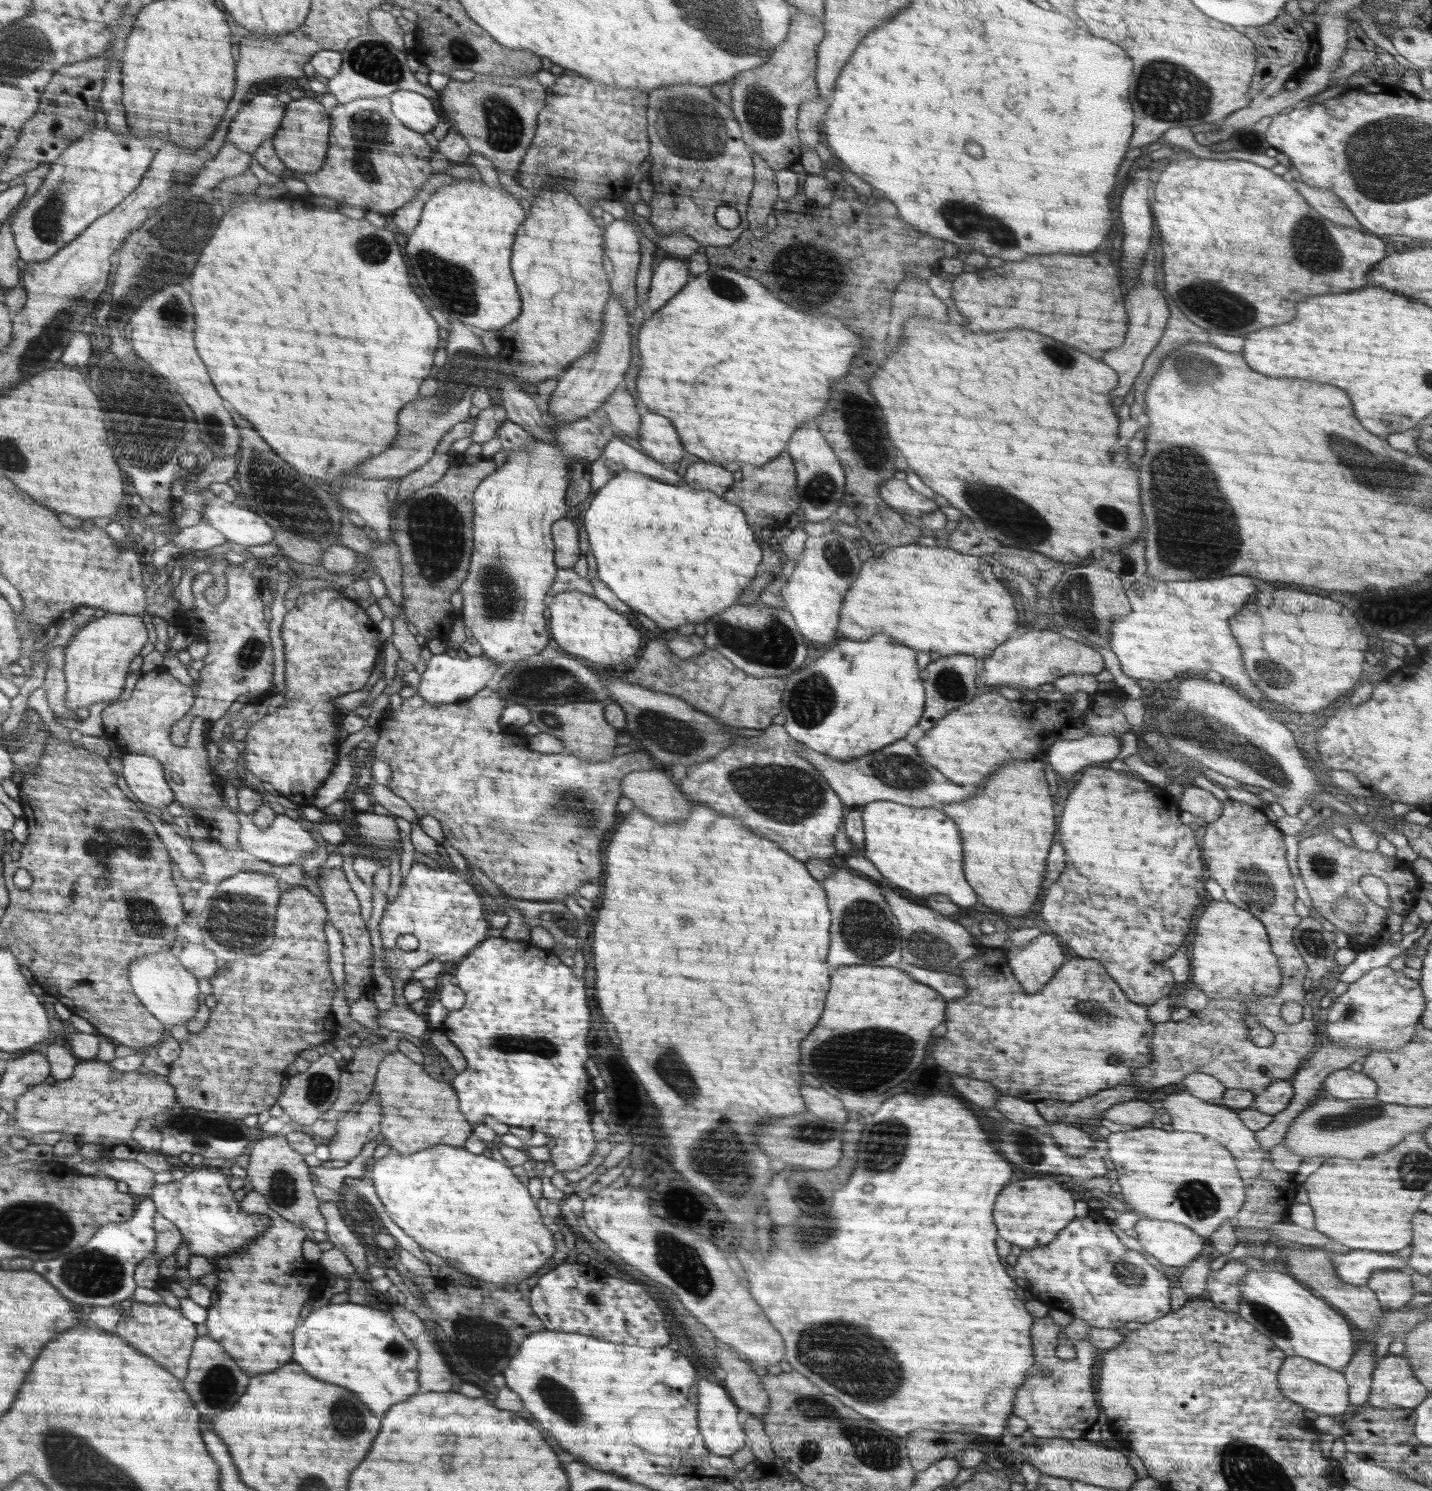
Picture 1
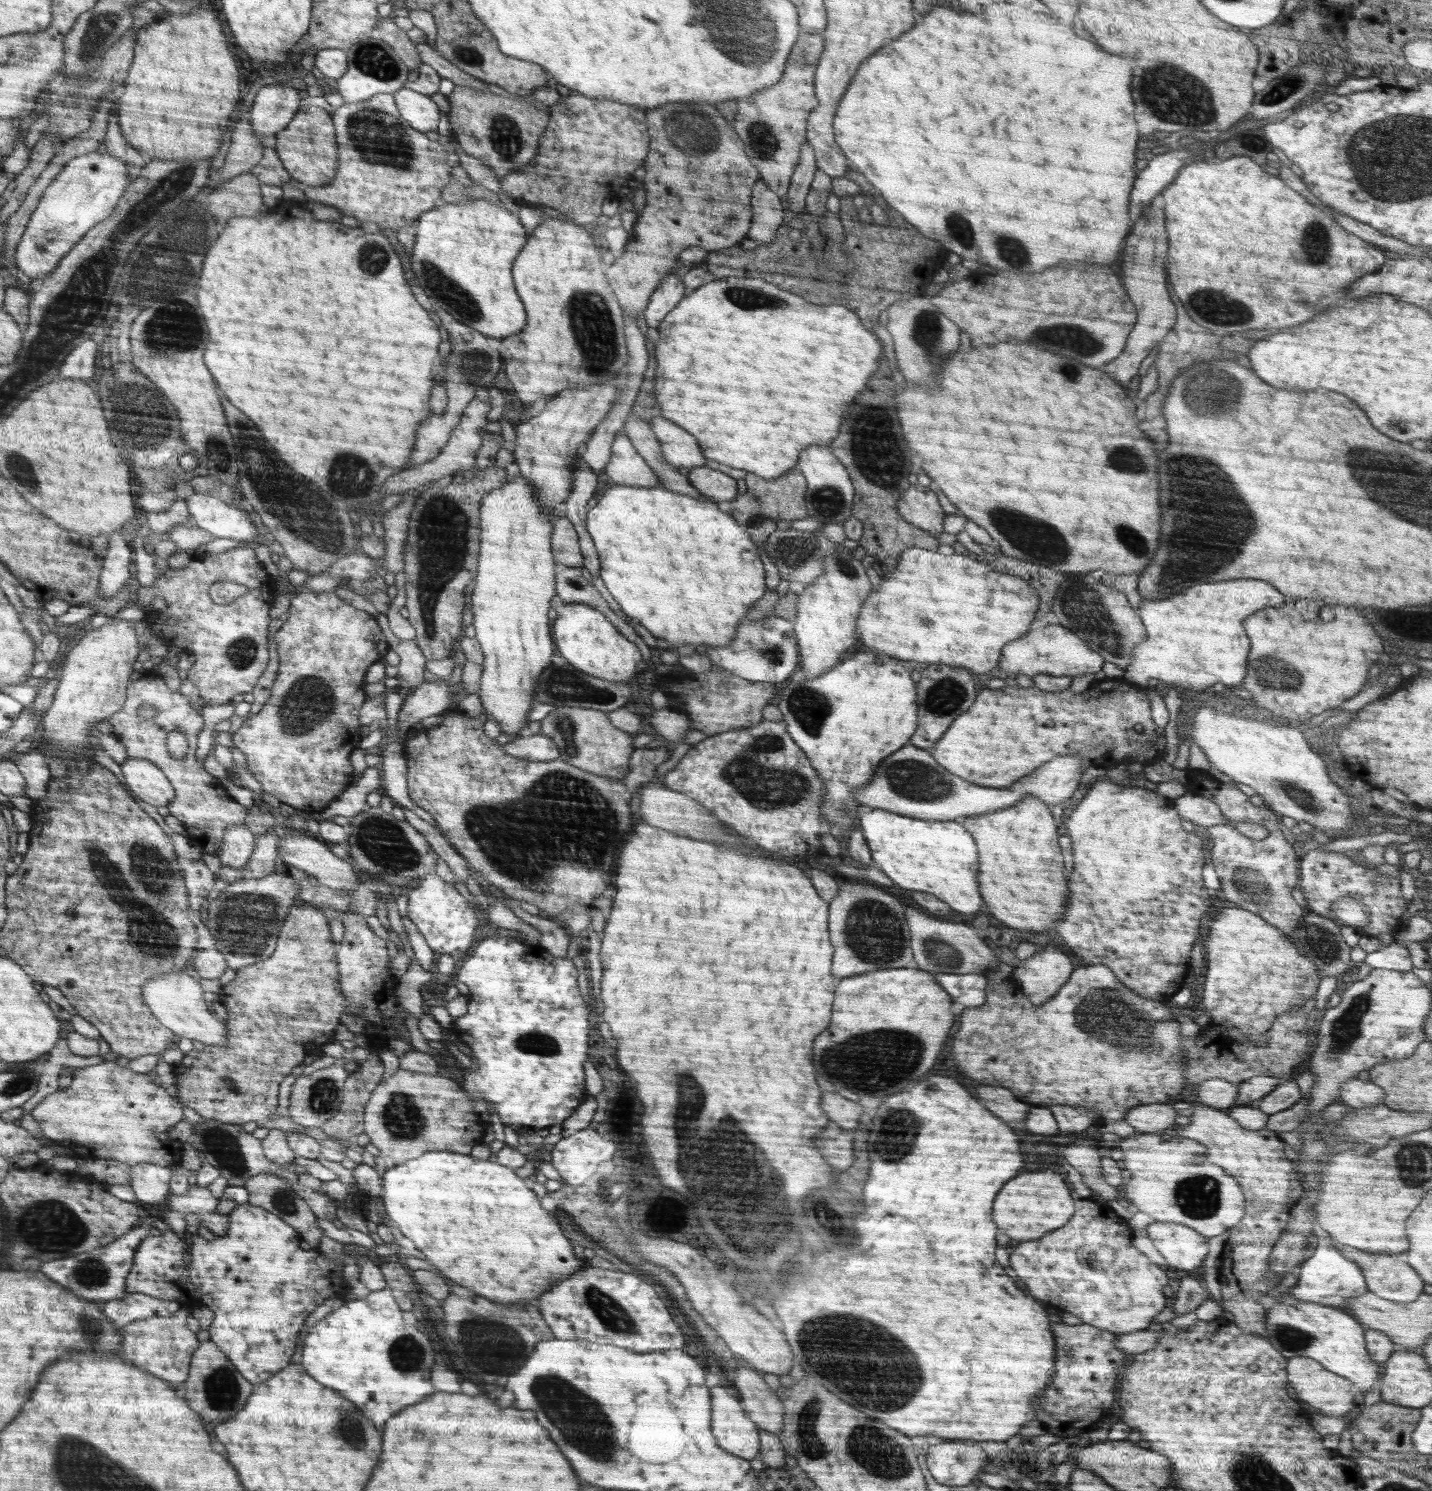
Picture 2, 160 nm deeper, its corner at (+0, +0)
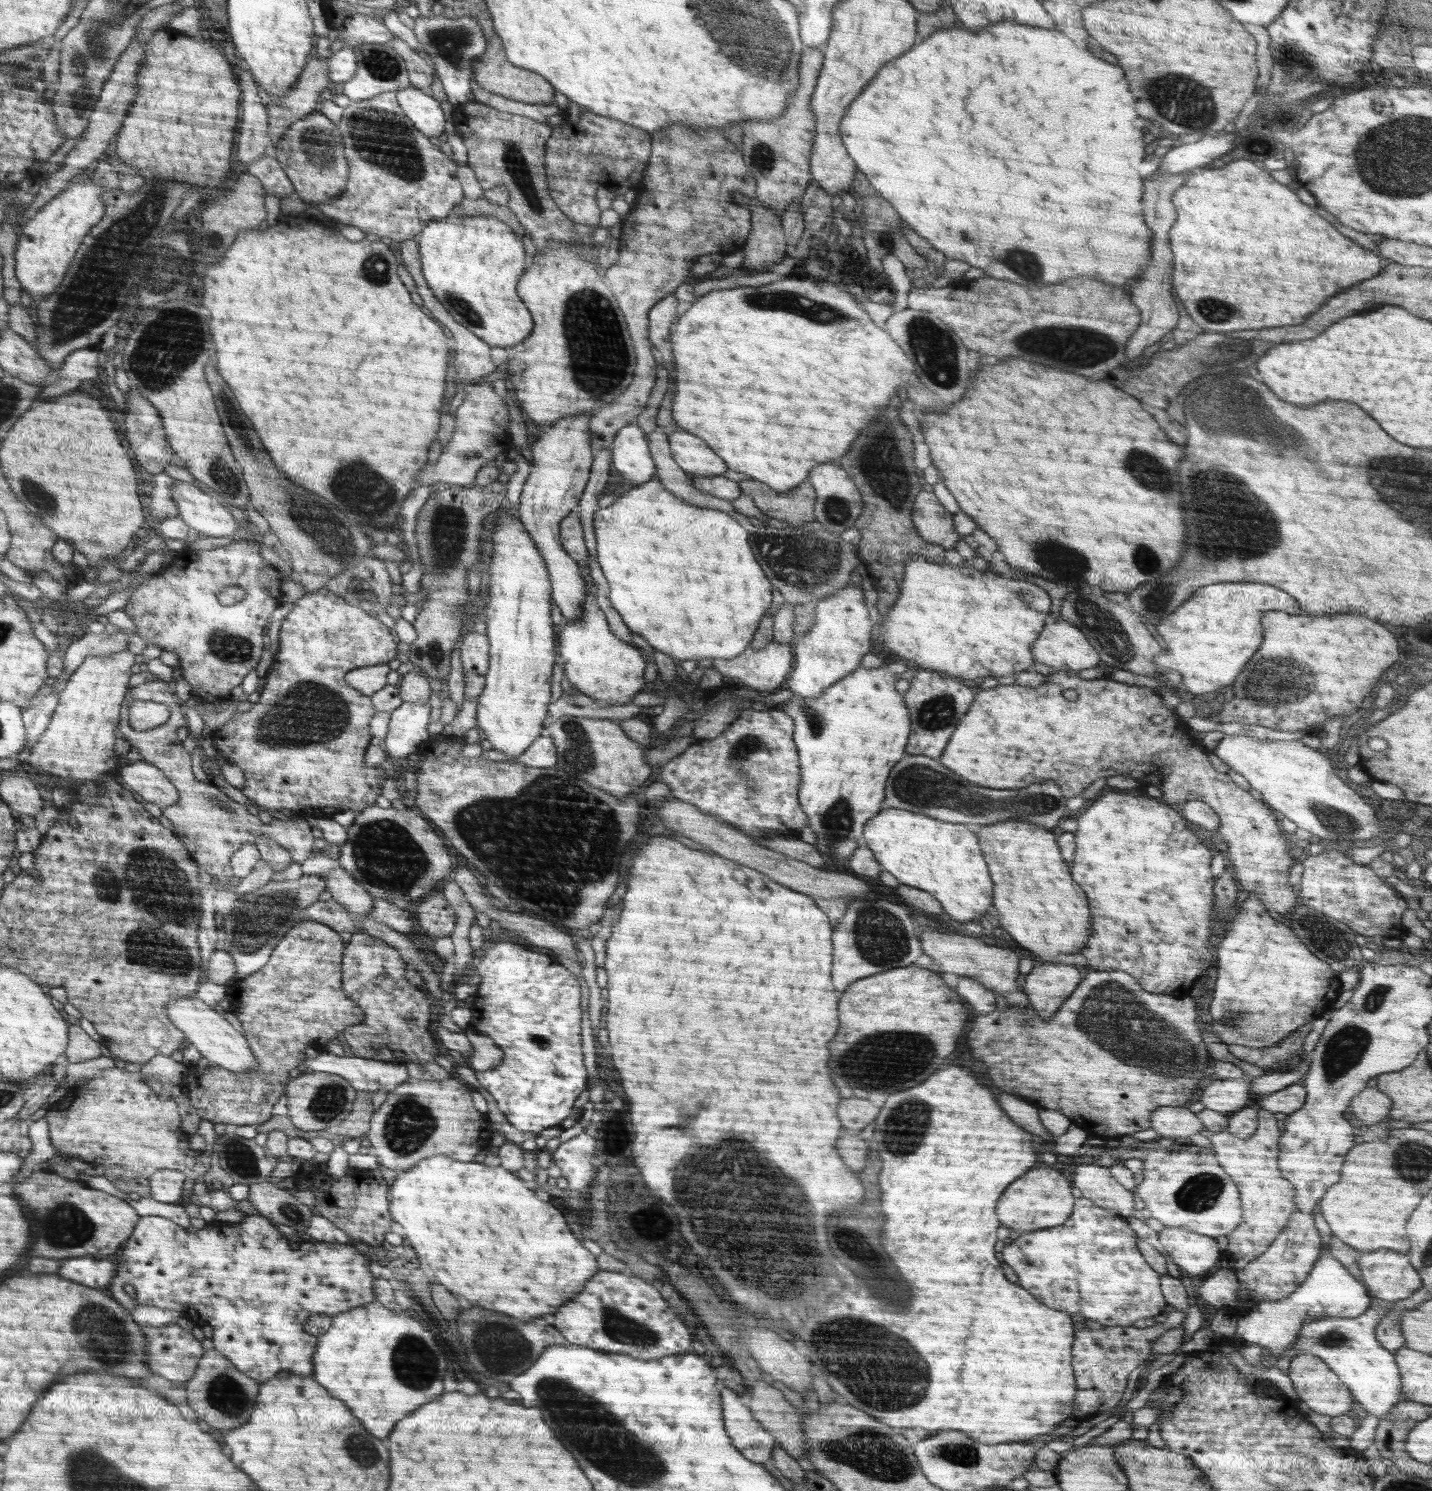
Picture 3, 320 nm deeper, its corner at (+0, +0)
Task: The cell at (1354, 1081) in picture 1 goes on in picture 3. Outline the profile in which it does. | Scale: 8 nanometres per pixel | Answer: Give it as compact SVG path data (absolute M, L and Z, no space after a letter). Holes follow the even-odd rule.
M1364 1088L1361 1094L1350 1100L1352 1113L1362 1121L1364 1125L1378 1124L1389 1118L1392 1109L1392 1100L1377 1088Z

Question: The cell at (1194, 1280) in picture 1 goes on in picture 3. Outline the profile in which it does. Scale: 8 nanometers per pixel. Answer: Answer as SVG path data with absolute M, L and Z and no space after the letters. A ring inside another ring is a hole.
M1177 1308L1168 1314L1164 1323L1155 1323L1148 1328L1105 1327L1102 1329L1083 1329L1075 1327L1072 1345L1072 1366L1076 1379L1076 1400L1074 1414L1077 1420L1095 1419L1109 1408L1115 1407L1122 1398L1126 1380L1130 1372L1145 1360L1151 1358L1152 1343L1166 1330L1182 1325L1186 1314Z

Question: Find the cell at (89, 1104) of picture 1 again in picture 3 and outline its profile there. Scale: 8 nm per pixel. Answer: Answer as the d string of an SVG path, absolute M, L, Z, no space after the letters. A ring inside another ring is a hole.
M121 1064L112 1068L112 1069L103 1069L98 1073L98 1075L94 1076L94 1078L87 1083L83 1084L83 1086L78 1086L72 1089L72 1092L69 1093L66 1098L67 1100L62 1103L59 1101L54 1102L51 1106L48 1106L48 1112L44 1116L47 1120L49 1126L49 1137L52 1142L52 1146L58 1150L58 1153L66 1156L68 1160L70 1158L76 1158L78 1160L84 1160L90 1164L90 1167L103 1166L105 1168L110 1168L111 1166L121 1166L122 1168L127 1168L132 1172L137 1172L142 1176L145 1176L147 1179L150 1178L155 1172L164 1169L170 1170L178 1170L180 1172L184 1172L185 1176L193 1177L194 1179L201 1177L209 1178L214 1173L217 1173L216 1166L210 1162L210 1157L205 1155L202 1152L194 1152L192 1148L190 1148L190 1142L188 1142L189 1134L182 1132L180 1130L180 1116L178 1116L178 1108L176 1108L176 1102L170 1098L166 1100L160 1100L160 1097L156 1095L144 1082L144 1077L141 1074L130 1073L125 1071Z

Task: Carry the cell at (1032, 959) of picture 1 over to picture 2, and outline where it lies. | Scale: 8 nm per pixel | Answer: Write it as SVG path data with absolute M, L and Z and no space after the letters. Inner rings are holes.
M1046 946L1036 956L1022 960L1013 970L1012 974L1020 982L1022 992L1034 1006L1040 1006L1068 982L1074 968L1064 952Z

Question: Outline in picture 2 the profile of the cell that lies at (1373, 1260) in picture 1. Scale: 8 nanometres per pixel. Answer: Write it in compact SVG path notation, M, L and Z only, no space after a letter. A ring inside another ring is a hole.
M1315 1225L1314 1231L1319 1237L1318 1244L1314 1248L1313 1256L1306 1259L1297 1269L1298 1282L1291 1288L1290 1294L1304 1302L1341 1307L1345 1300L1366 1292L1363 1272L1353 1260L1346 1258L1334 1246L1330 1246L1330 1242L1328 1242L1330 1238L1328 1238L1328 1234L1324 1234L1324 1230Z

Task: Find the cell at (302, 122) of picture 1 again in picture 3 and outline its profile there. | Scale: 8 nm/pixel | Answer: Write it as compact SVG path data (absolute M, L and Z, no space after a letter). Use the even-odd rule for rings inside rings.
M317 110L291 124L276 146L276 159L300 199L310 206L338 199L346 190L350 170L341 130Z

